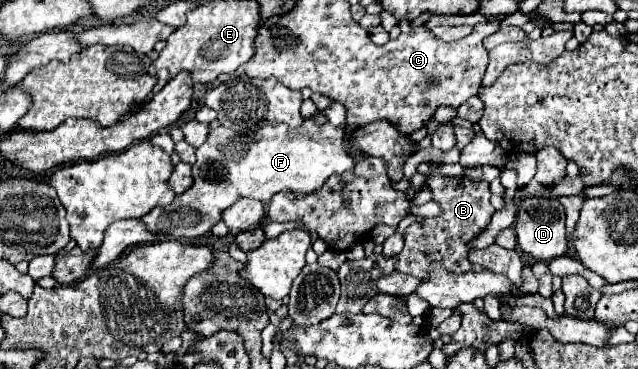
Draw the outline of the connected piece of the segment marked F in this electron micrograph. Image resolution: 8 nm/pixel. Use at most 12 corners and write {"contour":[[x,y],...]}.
{"contour":[[330,123],[214,127],[194,185],[142,223],[198,239],[242,197],[314,193],[352,169]]}

